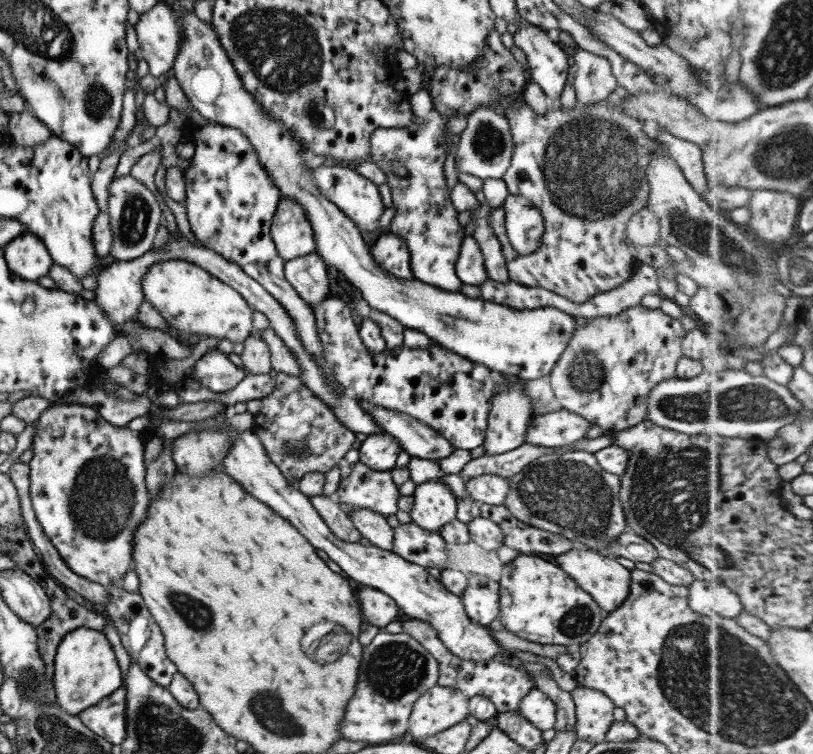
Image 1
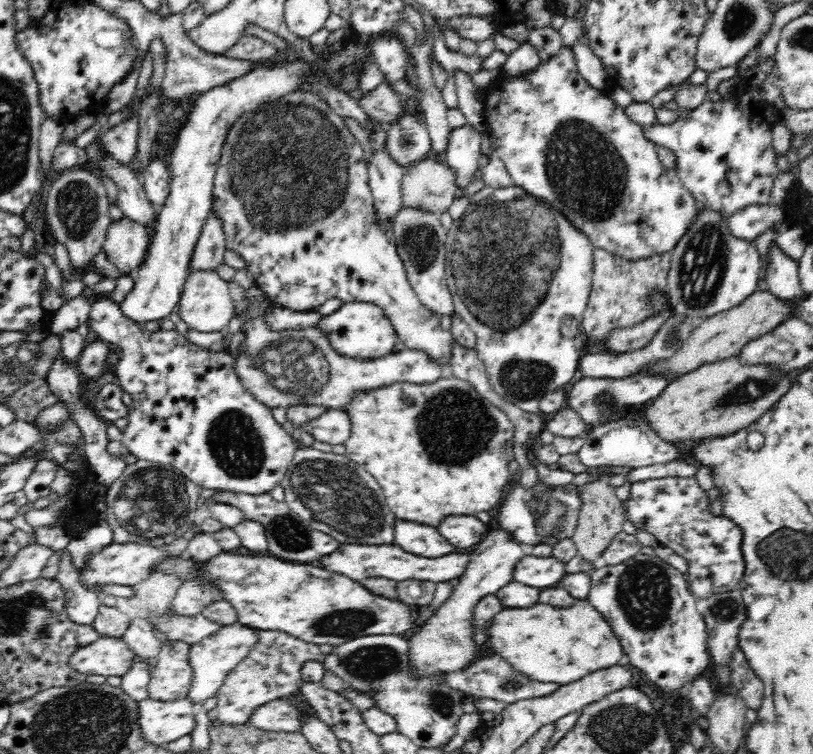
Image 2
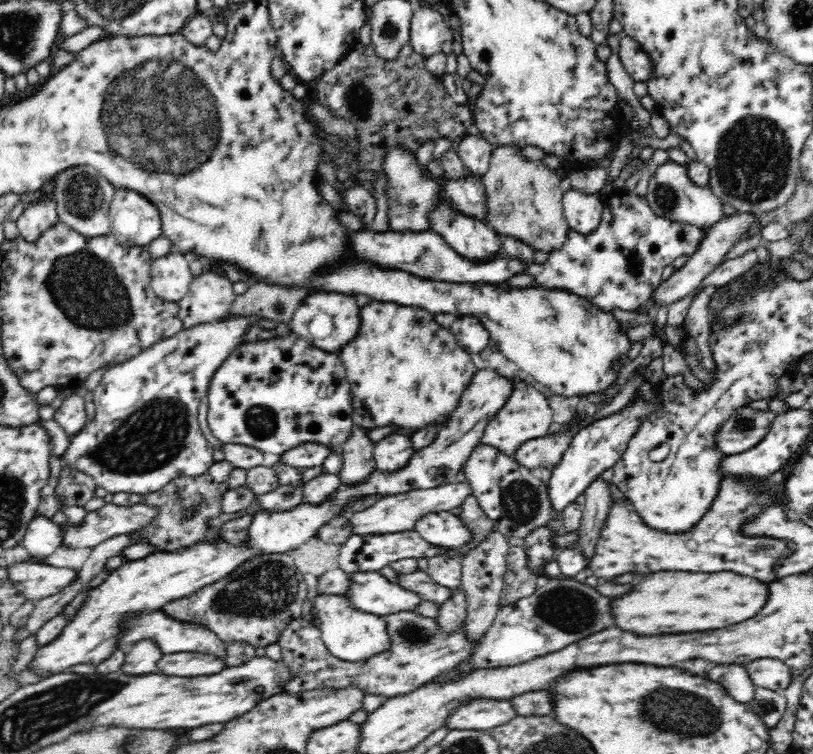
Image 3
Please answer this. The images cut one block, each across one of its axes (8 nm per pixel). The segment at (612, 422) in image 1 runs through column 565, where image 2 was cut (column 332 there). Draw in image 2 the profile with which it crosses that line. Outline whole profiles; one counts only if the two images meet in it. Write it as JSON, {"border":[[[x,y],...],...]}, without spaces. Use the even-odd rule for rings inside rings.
{"border":[[[252,286],[245,290],[244,298],[247,302],[247,309],[237,316],[242,320],[242,341],[239,344],[239,351],[232,356],[233,371],[245,390],[270,410],[274,410],[274,408],[288,410],[292,406],[322,406],[327,410],[345,410],[348,408],[348,404],[354,400],[356,394],[380,390],[380,388],[386,388],[396,382],[430,384],[440,378],[441,366],[434,364],[430,358],[418,350],[400,347],[396,352],[382,356],[382,358],[356,358],[352,355],[342,355],[340,351],[336,351],[332,347],[330,339],[318,328],[296,327],[273,330],[267,322],[266,314],[270,314],[274,304],[267,298],[267,294],[258,287]]]}

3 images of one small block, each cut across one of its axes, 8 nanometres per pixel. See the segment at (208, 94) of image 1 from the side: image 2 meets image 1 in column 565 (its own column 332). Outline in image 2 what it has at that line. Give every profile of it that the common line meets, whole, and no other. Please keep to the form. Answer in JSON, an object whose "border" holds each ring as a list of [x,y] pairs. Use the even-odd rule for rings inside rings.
{"border":[[[352,302],[343,304],[334,314],[324,315],[323,322],[314,328],[324,332],[330,339],[332,347],[342,355],[352,355],[356,358],[382,358],[396,352],[399,346],[399,337],[387,318],[383,308],[370,302]]]}

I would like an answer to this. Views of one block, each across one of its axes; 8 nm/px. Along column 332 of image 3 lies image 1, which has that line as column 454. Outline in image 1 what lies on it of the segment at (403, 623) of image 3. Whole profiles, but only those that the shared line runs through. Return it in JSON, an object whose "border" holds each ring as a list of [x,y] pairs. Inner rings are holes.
{"border":[[[402,617],[399,623],[402,632],[417,640],[425,648],[426,652],[429,652],[429,655],[433,656],[433,659],[437,661],[436,666],[439,673],[436,684],[439,686],[460,690],[468,697],[479,694],[485,696],[494,704],[497,713],[515,711],[521,698],[527,694],[528,690],[534,687],[531,675],[515,665],[515,663],[507,665],[501,664],[497,660],[477,663],[461,660],[449,653],[445,645],[439,640],[437,633],[426,622]]]}

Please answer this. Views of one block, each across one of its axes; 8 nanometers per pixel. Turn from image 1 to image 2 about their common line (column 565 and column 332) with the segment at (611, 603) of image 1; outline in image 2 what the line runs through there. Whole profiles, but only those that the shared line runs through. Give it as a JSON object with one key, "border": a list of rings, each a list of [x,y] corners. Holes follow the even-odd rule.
{"border":[[[395,543],[391,546],[369,546],[368,544],[341,544],[328,556],[322,556],[316,563],[322,569],[360,584],[368,578],[386,578],[396,583],[406,580],[431,581],[434,583],[447,582],[458,578],[466,568],[468,554],[450,554],[443,558],[428,559],[412,555]]]}

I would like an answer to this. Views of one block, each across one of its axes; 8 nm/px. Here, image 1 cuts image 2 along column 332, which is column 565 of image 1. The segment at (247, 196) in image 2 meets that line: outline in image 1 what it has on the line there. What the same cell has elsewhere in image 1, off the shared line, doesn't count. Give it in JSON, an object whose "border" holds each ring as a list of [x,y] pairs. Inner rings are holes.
{"border":[[[613,92],[609,93],[608,97],[605,100],[601,100],[599,103],[587,106],[581,105],[581,107],[575,105],[573,108],[565,111],[561,111],[561,109],[551,103],[545,115],[533,113],[533,111],[527,107],[527,104],[525,104],[521,96],[515,97],[509,100],[509,102],[504,102],[500,105],[499,111],[504,116],[505,120],[507,120],[512,138],[510,165],[504,172],[502,180],[505,182],[505,187],[509,195],[521,195],[529,200],[529,202],[541,213],[544,224],[541,242],[538,244],[538,247],[533,252],[522,255],[517,253],[510,245],[506,236],[504,227],[504,208],[499,206],[491,209],[491,212],[489,212],[487,223],[491,231],[493,231],[493,234],[498,238],[499,244],[501,244],[501,252],[506,262],[509,280],[526,287],[539,287],[548,290],[571,302],[581,304],[588,301],[596,294],[617,288],[621,283],[629,280],[629,277],[635,271],[639,261],[635,259],[635,245],[625,236],[625,223],[636,210],[646,208],[646,202],[649,197],[649,187],[647,187],[647,181],[645,181],[644,170],[646,169],[646,164],[649,162],[649,159],[652,159],[654,155],[652,152],[657,146],[657,141],[643,131],[642,122],[633,119],[633,117],[627,117],[627,115],[617,111],[616,106],[619,102],[618,92]]]}

